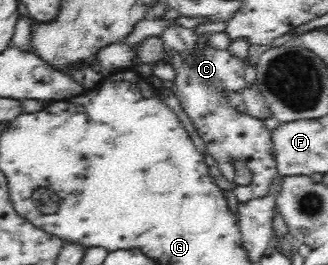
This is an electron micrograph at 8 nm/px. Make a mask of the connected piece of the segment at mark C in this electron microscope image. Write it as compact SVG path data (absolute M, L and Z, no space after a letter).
M207 36L200 39L200 46L193 51L170 49L164 54L165 62L175 71L170 80L173 83L171 89L183 111L193 122L206 151L217 158L216 169L220 170L229 183L235 183L235 168L227 160L227 156L247 163L252 181L248 185L235 185L233 191L237 201L267 196L268 186L277 177L270 131L266 129L263 120L255 119L245 111L240 113L232 104L233 95L243 94L245 89L252 87L245 79L243 58L233 54L227 47L213 45L206 38Z

